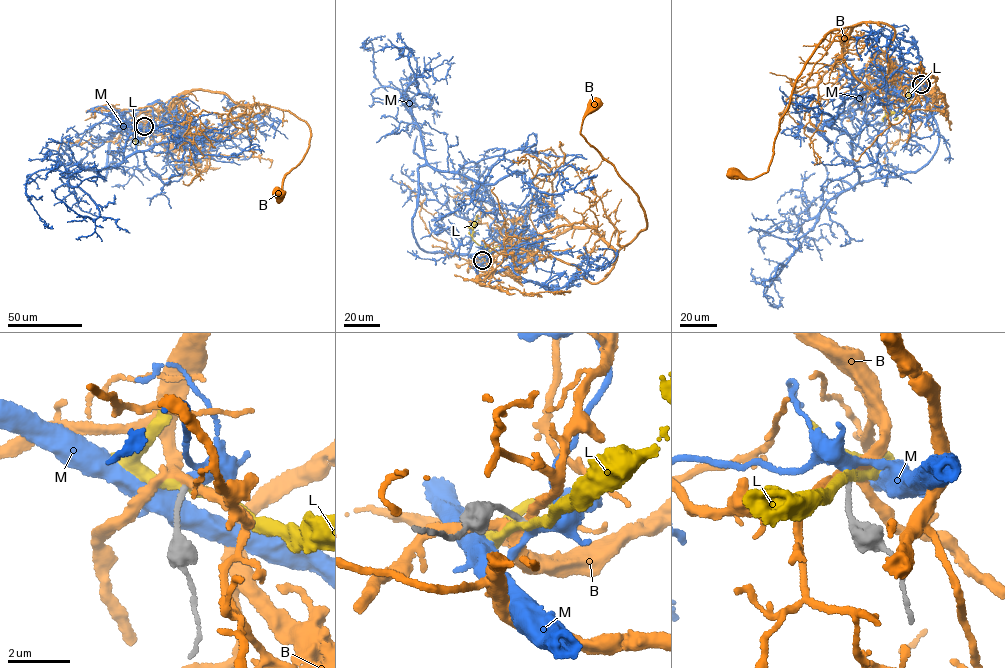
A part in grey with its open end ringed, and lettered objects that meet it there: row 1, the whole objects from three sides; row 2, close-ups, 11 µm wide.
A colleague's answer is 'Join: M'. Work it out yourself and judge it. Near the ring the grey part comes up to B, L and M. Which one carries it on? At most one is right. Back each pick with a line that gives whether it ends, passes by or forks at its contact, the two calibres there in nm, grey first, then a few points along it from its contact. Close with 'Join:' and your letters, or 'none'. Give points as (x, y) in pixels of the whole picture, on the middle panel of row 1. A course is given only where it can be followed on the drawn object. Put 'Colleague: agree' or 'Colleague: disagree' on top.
Colleague: agree
M: It passes by. Thickness 150 nm (grey) against 320 nm. Its course: (482, 260), (474, 255), (504, 217), (482, 185), (477, 200), (476, 182), (520, 171), (546, 215), (563, 199)
Join: M

